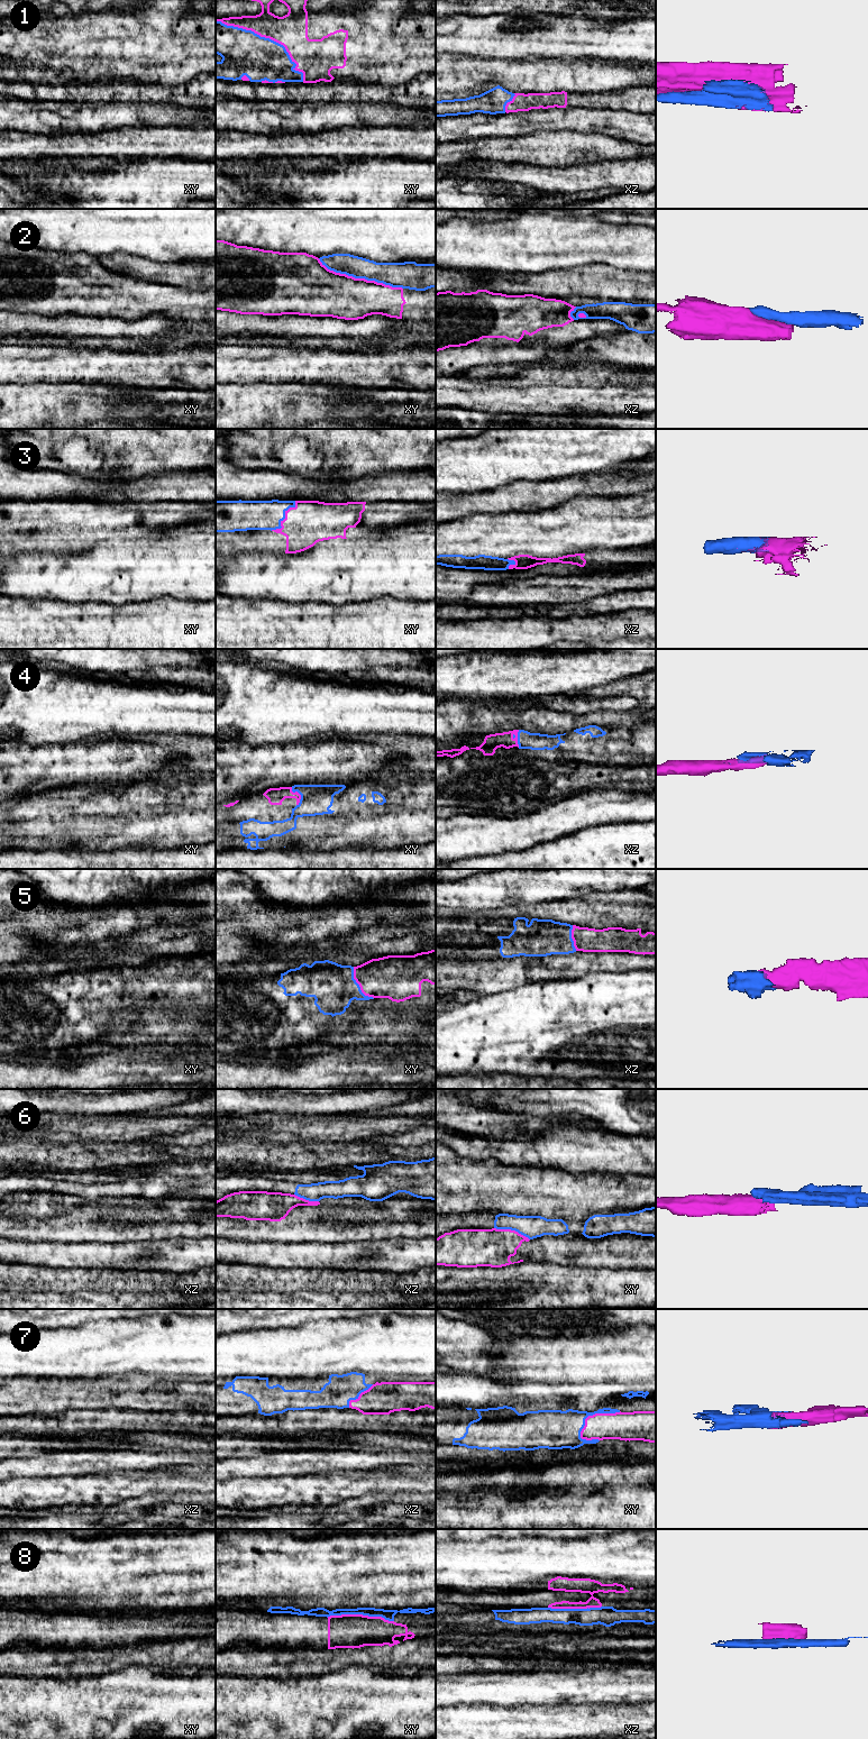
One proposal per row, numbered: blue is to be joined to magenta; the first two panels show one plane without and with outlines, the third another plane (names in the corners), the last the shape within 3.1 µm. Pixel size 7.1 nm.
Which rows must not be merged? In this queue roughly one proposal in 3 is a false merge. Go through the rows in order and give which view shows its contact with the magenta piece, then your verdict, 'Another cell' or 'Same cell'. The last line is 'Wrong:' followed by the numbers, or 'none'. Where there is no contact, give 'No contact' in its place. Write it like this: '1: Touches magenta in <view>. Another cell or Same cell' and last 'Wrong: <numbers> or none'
1: Touches magenta in xy. Same cell
2: Touches magenta in xy. Another cell
3: Touches magenta in xy. Same cell
4: Touches magenta in xz. Same cell
5: Touches magenta in xy. Same cell
6: Touches magenta in xy. Another cell
7: Touches magenta in xy. Same cell
8: Touches magenta in xy. Another cell
Wrong: 2, 6, 8

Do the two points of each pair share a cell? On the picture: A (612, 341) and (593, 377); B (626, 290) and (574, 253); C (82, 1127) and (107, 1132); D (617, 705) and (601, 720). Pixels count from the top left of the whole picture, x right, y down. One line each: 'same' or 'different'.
A: different
B: different
C: same
D: different

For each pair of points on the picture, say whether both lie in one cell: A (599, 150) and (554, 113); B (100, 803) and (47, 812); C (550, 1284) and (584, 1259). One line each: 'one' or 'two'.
A: two
B: one
C: two

